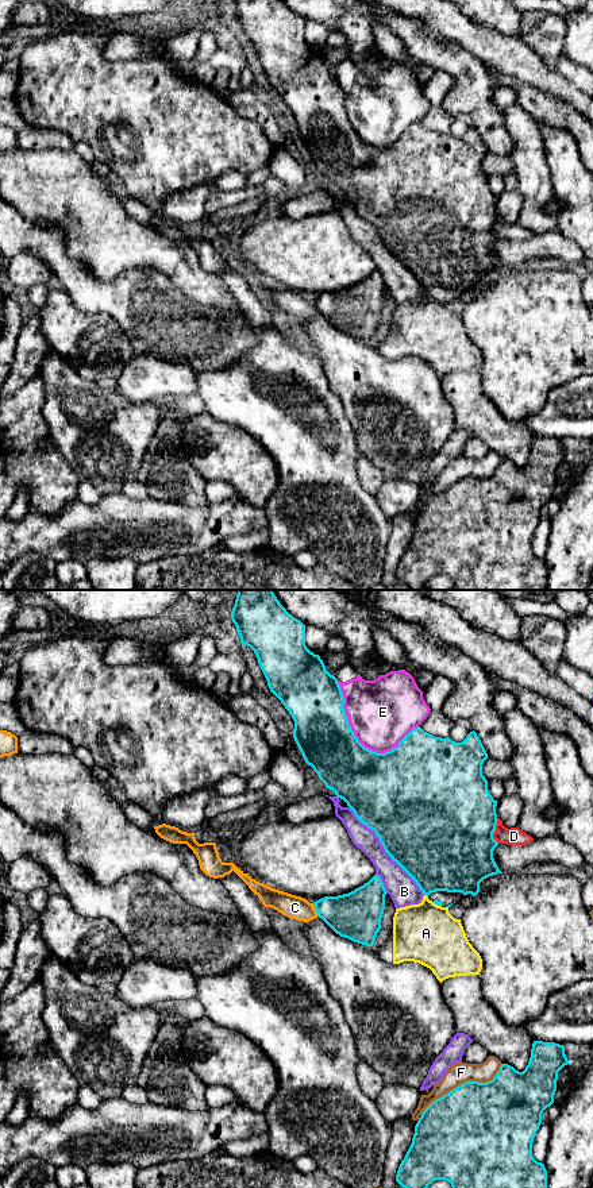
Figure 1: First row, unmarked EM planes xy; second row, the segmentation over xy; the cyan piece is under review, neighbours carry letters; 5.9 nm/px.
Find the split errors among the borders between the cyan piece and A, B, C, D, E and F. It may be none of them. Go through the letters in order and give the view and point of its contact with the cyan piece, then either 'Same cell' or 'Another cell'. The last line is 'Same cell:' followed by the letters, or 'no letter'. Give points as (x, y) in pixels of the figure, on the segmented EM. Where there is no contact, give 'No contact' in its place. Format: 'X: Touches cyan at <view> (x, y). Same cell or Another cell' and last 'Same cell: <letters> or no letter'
A: Touches cyan at xy (426, 894). Another cell
B: Touches cyan at xy (384, 848). Another cell
C: Touches cyan at xy (315, 909). Another cell
D: Touches cyan at xy (495, 829). Another cell
E: Touches cyan at xy (357, 740). Another cell
F: Touches cyan at xy (463, 1083). Another cell
Same cell: no letter

